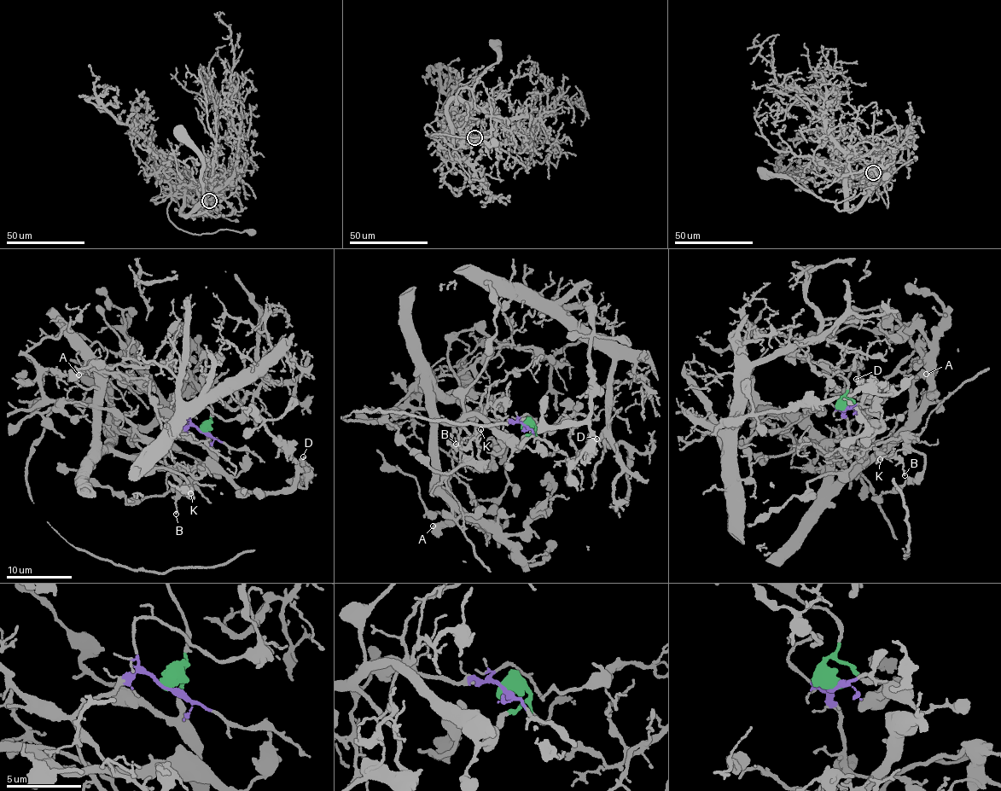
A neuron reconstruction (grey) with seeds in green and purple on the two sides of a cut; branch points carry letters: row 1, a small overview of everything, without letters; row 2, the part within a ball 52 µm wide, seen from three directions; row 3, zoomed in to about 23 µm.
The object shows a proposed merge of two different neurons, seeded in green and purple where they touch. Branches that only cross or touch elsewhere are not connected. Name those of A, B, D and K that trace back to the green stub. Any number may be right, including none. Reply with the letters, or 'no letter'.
A, D

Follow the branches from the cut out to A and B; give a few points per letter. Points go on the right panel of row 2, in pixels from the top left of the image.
A: (846, 410), (850, 398), (875, 417), (858, 456), (868, 463), (909, 419), (910, 382), (925, 374)
B: (846, 410), (841, 410), (850, 443), (856, 448), (873, 448), (895, 456), (902, 464), (904, 475)

